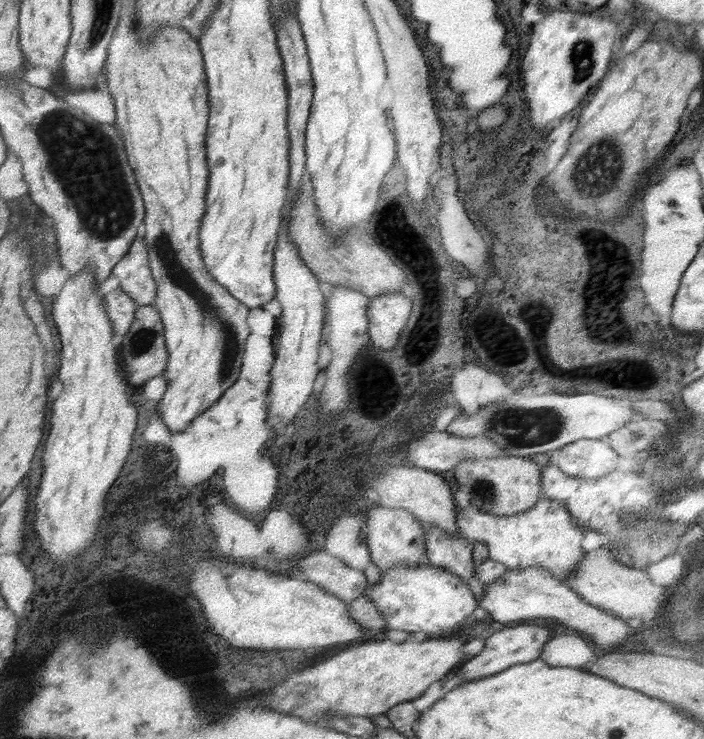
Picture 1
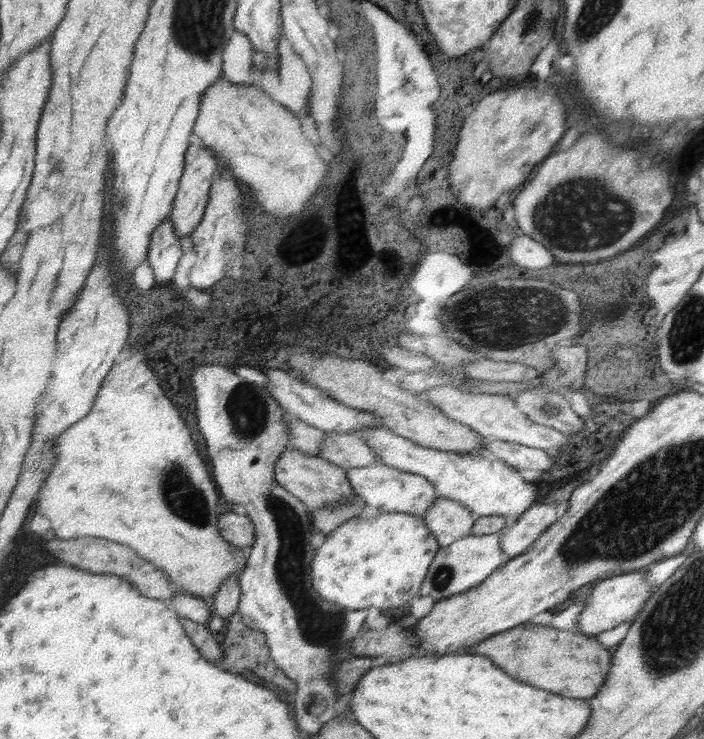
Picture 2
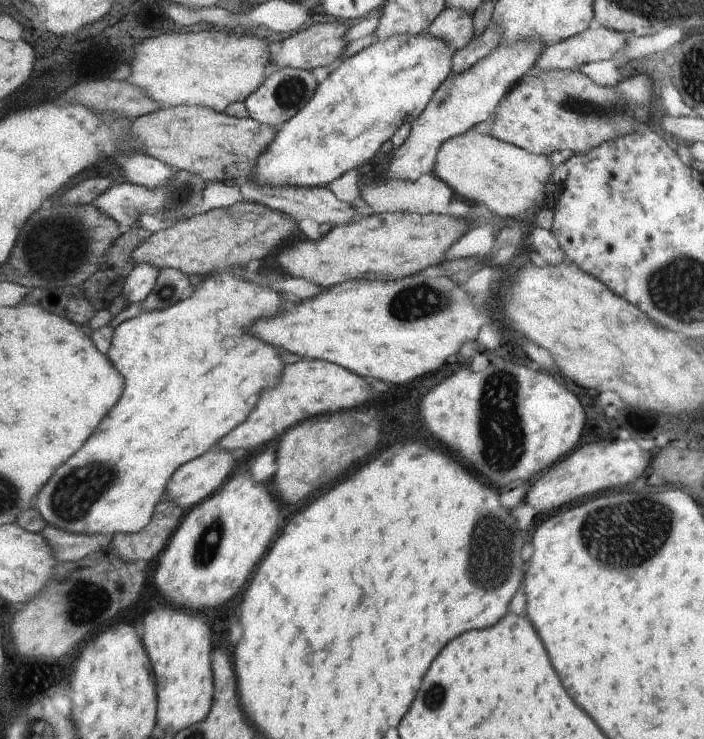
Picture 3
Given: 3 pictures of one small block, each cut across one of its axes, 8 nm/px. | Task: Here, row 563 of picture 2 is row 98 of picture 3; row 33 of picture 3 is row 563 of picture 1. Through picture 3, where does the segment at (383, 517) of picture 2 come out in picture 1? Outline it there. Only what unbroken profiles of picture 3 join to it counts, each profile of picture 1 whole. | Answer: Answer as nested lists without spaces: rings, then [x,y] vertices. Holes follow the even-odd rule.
[[[427,562],[418,566],[392,566],[388,572],[382,572],[382,581],[378,585],[368,586],[364,595],[382,613],[386,621],[384,630],[405,630],[418,637],[447,636],[458,632],[478,607],[473,592],[460,576],[429,566]]]

